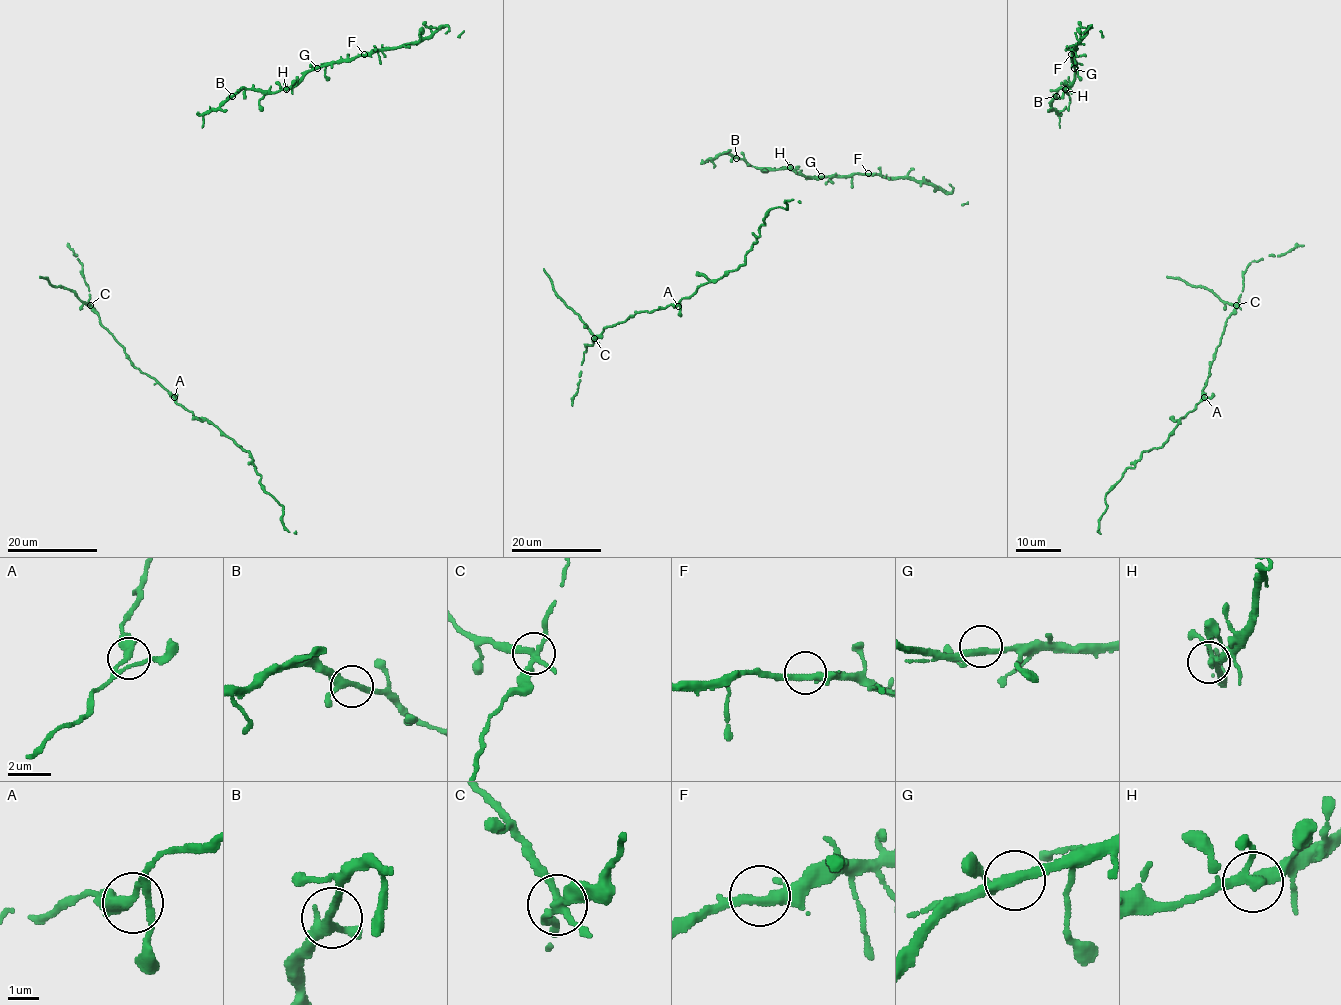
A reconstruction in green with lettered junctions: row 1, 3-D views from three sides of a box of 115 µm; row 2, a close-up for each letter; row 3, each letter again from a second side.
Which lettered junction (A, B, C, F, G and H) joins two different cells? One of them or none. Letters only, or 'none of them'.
C

